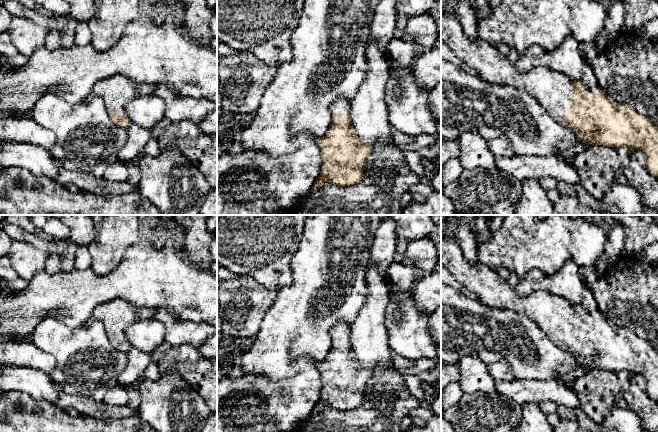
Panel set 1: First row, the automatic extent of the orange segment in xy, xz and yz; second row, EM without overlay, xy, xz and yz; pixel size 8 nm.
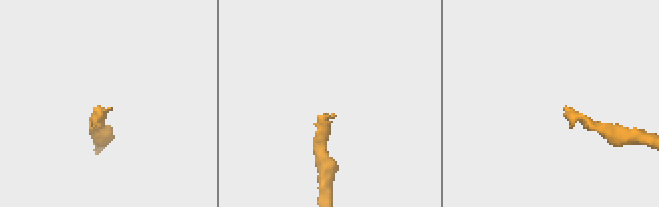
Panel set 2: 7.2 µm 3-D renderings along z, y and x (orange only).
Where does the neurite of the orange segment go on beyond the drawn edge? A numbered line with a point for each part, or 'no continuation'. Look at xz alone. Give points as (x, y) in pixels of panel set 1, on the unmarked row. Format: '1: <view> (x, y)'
1: xz (341, 330)

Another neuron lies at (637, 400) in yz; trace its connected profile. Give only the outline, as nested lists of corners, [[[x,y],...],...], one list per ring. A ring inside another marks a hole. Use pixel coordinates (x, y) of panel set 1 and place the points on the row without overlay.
[[[634,374],[630,376],[629,383],[624,403],[638,416],[644,430],[658,432],[658,403],[648,396],[645,378]]]

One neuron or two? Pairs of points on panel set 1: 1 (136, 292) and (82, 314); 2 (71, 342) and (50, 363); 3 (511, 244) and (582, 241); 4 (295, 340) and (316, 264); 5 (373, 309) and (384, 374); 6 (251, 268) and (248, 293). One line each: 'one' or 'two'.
1: one
2: two
3: one
4: one
5: one
6: two

